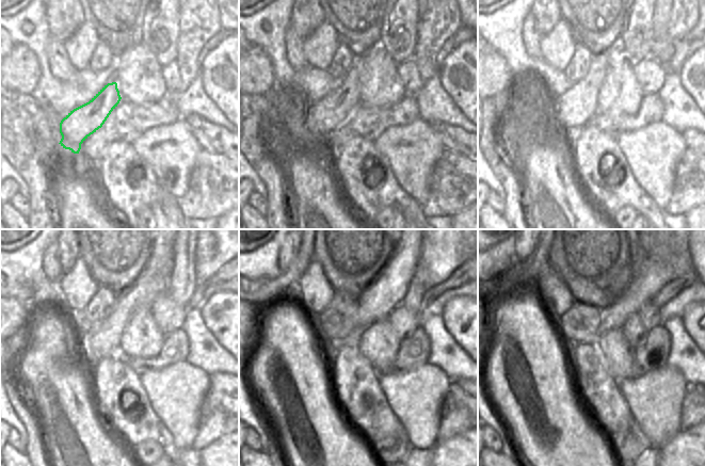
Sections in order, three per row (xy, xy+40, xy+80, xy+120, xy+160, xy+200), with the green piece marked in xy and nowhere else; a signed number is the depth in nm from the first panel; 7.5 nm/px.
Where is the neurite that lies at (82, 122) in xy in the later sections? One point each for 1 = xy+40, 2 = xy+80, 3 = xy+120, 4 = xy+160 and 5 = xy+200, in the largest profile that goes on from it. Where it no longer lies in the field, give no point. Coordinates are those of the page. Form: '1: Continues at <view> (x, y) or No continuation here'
1: Continues at xy+40 (320, 118)
2: Continues at xy+80 (574, 109)
3: Continues at xy+120 (97, 342)
4: Continues at xy+160 (389, 291)
5: Continues at xy+200 (654, 274).

